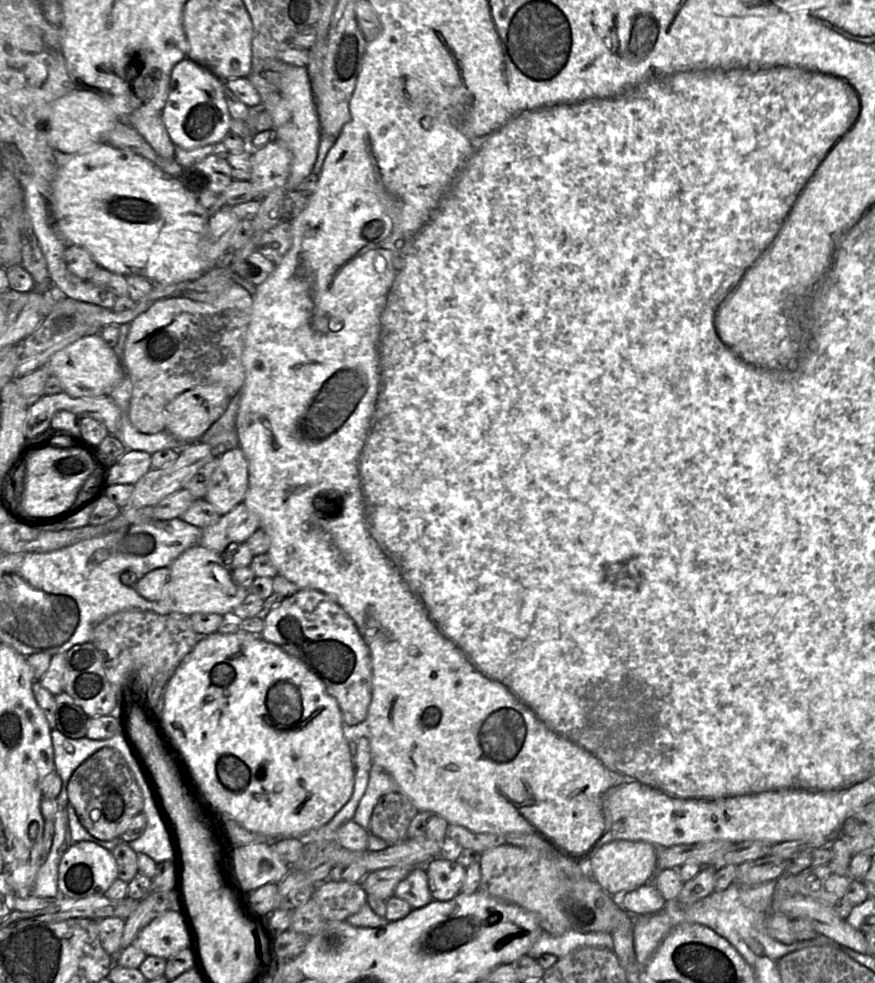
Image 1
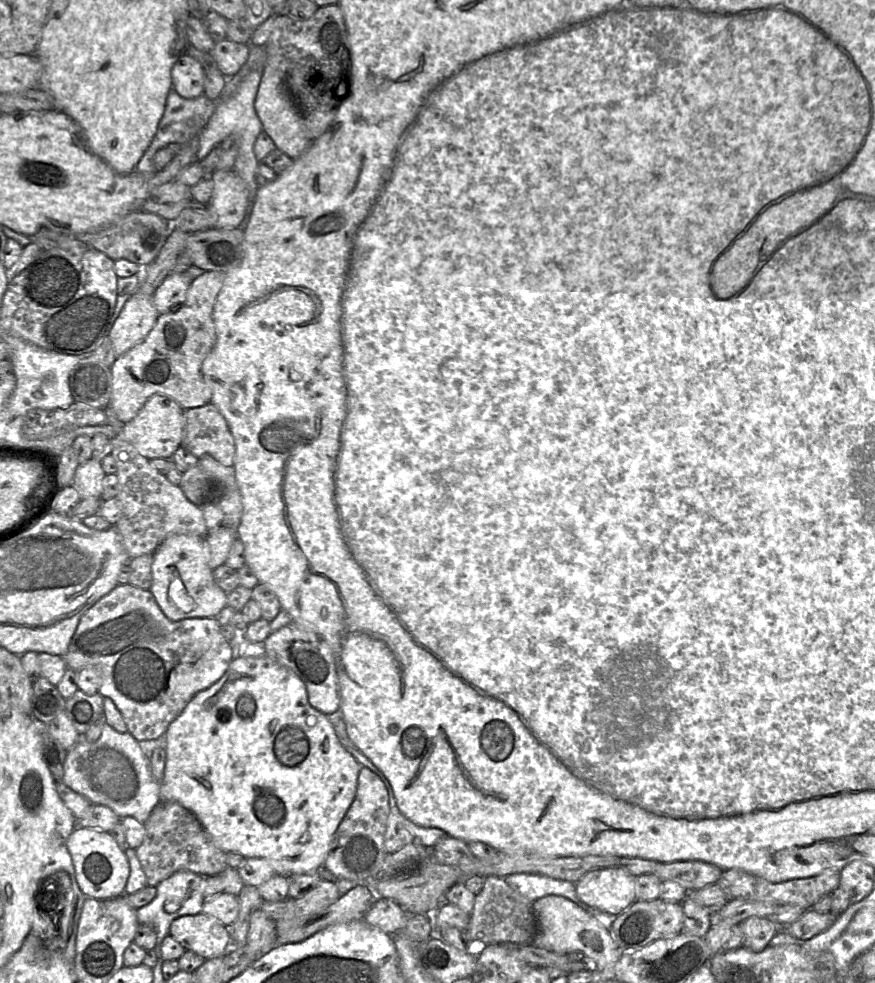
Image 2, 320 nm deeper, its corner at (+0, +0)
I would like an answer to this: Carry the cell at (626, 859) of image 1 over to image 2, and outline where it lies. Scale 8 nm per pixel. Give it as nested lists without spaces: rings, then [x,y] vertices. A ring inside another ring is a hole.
[[[622,867],[593,869],[574,884],[583,903],[615,916],[638,900],[637,878]]]

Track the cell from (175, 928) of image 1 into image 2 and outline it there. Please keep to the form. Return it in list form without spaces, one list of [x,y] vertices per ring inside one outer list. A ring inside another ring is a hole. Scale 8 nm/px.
[[[204,913],[175,919],[169,936],[206,960],[224,956],[231,947],[230,927]]]

